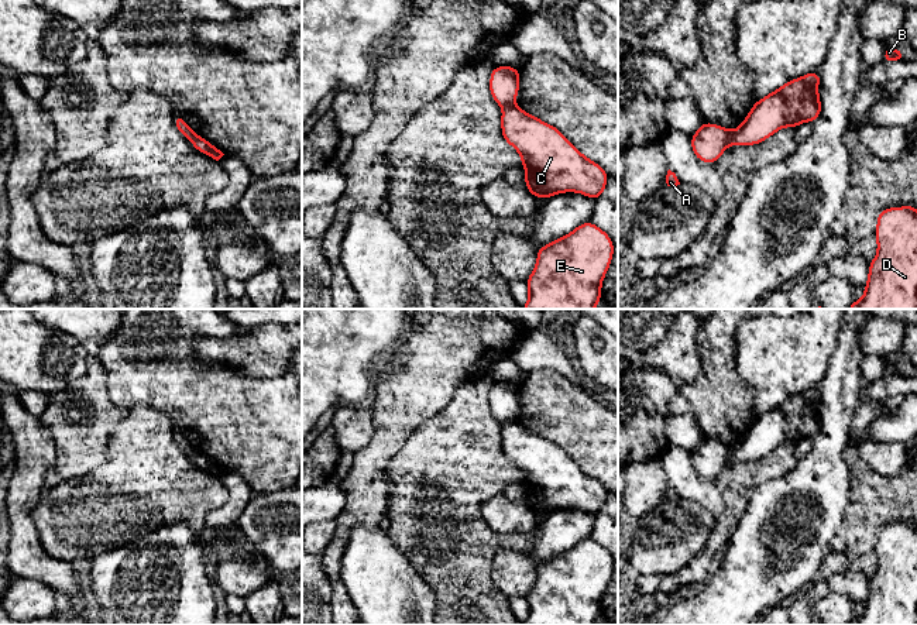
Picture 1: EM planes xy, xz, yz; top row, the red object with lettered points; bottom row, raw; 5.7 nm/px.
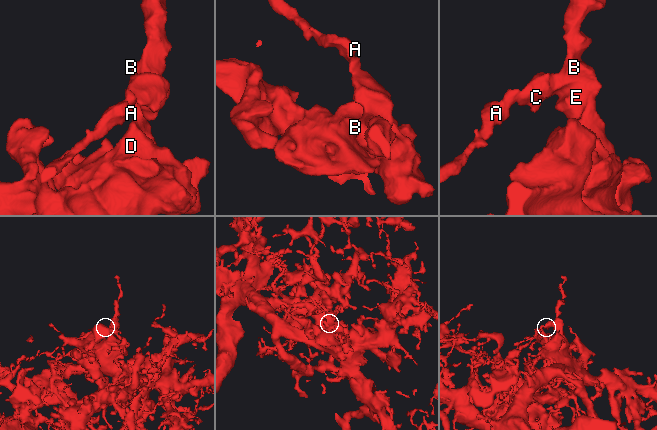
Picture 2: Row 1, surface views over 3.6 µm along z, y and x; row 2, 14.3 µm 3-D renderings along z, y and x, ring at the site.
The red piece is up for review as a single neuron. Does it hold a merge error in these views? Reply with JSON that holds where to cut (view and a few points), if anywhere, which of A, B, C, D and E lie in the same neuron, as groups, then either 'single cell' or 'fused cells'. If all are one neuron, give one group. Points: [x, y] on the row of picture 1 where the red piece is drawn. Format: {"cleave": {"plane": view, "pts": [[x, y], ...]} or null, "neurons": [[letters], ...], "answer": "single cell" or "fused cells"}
{"cleave": {"plane": "yz", "pts": [[734, 131], [730, 143]]}, "neurons": [["A"], ["B", "C", "D", "E"]], "answer": "fused cells"}

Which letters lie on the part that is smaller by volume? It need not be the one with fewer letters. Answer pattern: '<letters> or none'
A

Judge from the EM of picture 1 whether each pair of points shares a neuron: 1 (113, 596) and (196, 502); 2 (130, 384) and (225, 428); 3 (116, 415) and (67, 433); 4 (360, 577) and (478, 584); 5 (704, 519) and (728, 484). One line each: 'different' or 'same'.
1: different
2: same
3: same
4: different
5: different

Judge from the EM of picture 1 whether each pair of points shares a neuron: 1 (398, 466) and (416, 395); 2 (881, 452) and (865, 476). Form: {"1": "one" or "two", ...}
{"1": "two", "2": "two"}

